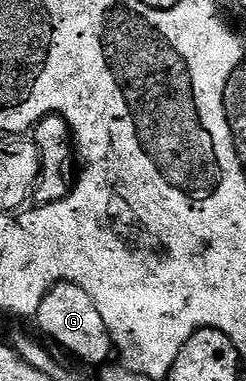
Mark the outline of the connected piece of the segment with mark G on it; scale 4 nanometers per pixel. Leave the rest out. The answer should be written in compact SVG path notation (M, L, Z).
M59 283L41 301L41 309L33 316L34 322L39 322L39 327L59 347L64 347L71 355L76 355L83 363L97 363L103 365L113 355L111 334L105 329L105 321L97 305L93 305L93 297L85 293L85 289L72 283Z

